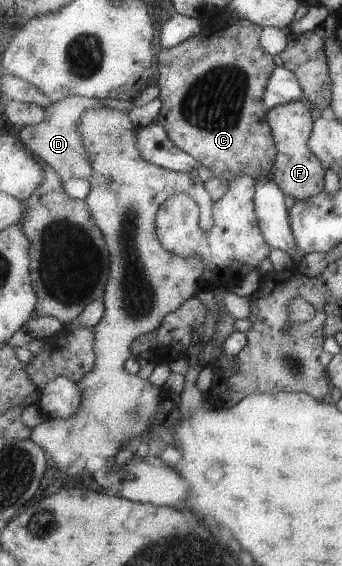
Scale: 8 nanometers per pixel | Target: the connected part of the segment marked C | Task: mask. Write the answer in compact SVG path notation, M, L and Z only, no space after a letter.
M206 18L202 24L202 30L192 35L185 42L178 43L174 48L159 49L155 58L160 77L158 85L161 88L160 96L163 98L163 107L158 113L156 121L166 127L167 133L183 153L195 158L200 165L207 167L212 172L212 176L220 180L226 180L228 183L242 175L248 175L255 181L269 176L270 167L273 165L276 149L274 148L273 132L270 130L270 124L266 120L266 109L262 106L262 95L265 93L266 82L270 79L270 74L274 71L272 55L263 49L260 43L262 27L252 24L249 20L243 18L215 18L215 21Z

